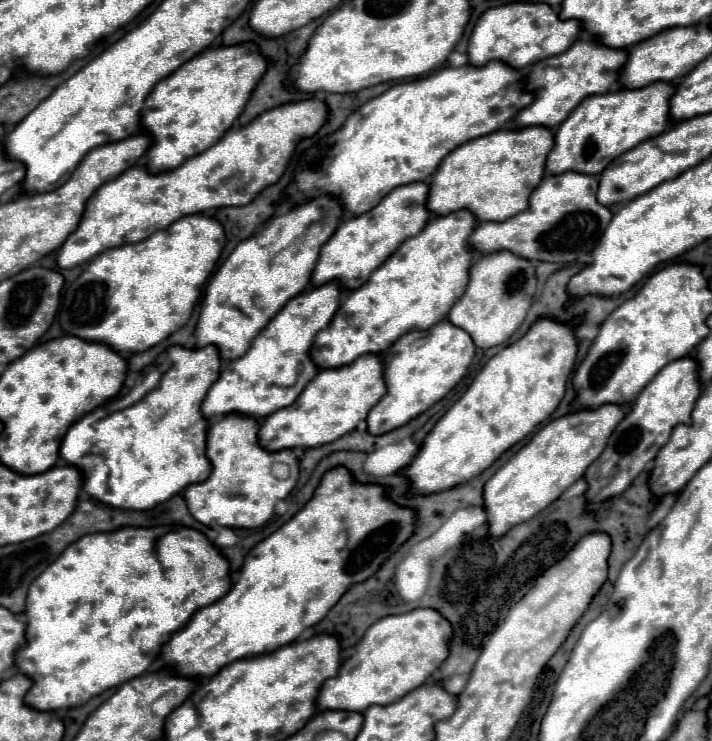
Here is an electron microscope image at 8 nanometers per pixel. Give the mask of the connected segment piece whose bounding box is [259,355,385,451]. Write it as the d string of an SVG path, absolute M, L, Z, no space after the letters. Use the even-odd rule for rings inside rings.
M361 355L347 367L333 367L327 371L321 369L291 407L283 407L263 419L259 443L267 451L279 451L285 447L319 447L331 443L353 431L357 423L367 417L367 411L371 411L371 407L383 397L383 391L383 361L379 355Z

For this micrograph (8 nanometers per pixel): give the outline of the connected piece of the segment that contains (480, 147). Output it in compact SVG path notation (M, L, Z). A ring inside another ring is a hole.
M519 127L499 129L491 135L471 139L459 145L439 165L429 187L427 207L435 215L447 215L459 209L469 209L479 221L505 221L521 211L527 211L531 191L543 181L545 161L555 145L549 127Z

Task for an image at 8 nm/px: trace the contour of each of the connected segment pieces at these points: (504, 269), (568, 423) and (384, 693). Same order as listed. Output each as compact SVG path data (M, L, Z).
M495 251L495 255L481 255L469 271L469 285L463 297L449 311L449 321L465 329L473 343L481 349L505 343L513 331L523 323L537 289L535 267L529 259L519 259L511 251Z
M597 407L595 411L573 411L541 427L531 441L517 451L487 483L485 483L485 509L489 515L489 531L501 537L509 527L535 517L549 507L569 485L583 477L585 469L603 453L603 447L623 419L625 407Z
M431 607L379 619L367 629L351 661L343 661L339 675L323 683L317 697L319 707L363 713L371 705L389 705L401 699L409 691L421 687L439 669L443 659L447 659L451 635L451 623Z

